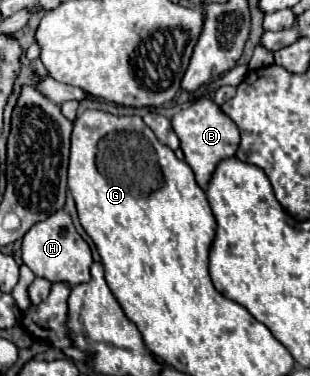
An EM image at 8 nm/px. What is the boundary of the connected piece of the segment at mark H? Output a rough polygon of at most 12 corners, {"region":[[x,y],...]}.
{"region":[[60,209],[30,227],[22,261],[36,277],[90,279],[92,253]]}

